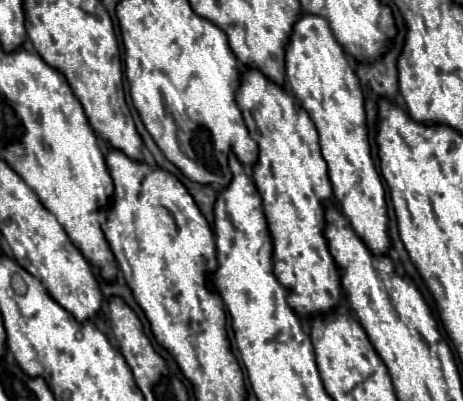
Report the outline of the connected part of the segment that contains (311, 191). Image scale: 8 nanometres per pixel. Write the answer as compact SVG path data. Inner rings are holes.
M246 67L240 73L236 103L250 135L258 143L258 159L252 167L254 183L262 197L262 209L274 243L274 275L290 291L288 303L302 317L326 313L340 303L340 271L324 239L324 205L332 201L332 185L322 161L318 133L302 109L302 103L262 71Z

